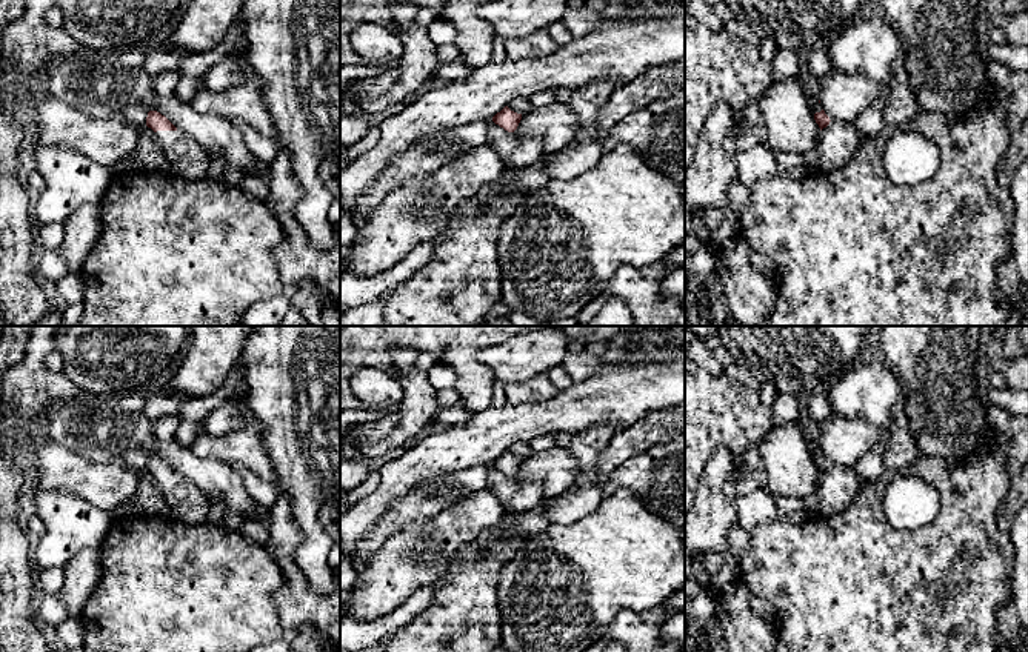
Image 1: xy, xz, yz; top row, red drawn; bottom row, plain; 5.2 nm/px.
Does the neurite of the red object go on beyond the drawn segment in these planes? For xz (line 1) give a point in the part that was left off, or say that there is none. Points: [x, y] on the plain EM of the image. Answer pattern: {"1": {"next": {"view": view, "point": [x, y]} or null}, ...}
{"1": {"next": null}}

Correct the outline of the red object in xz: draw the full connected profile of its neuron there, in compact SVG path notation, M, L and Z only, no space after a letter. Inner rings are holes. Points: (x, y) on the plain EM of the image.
M505 451L500 457L492 461L492 466L508 477L514 477L522 464L522 458L511 455Z

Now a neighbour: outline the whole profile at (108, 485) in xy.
M51 440L40 444L35 455L43 489L68 491L106 512L135 497L145 474L129 469L123 455L108 463L92 463Z

